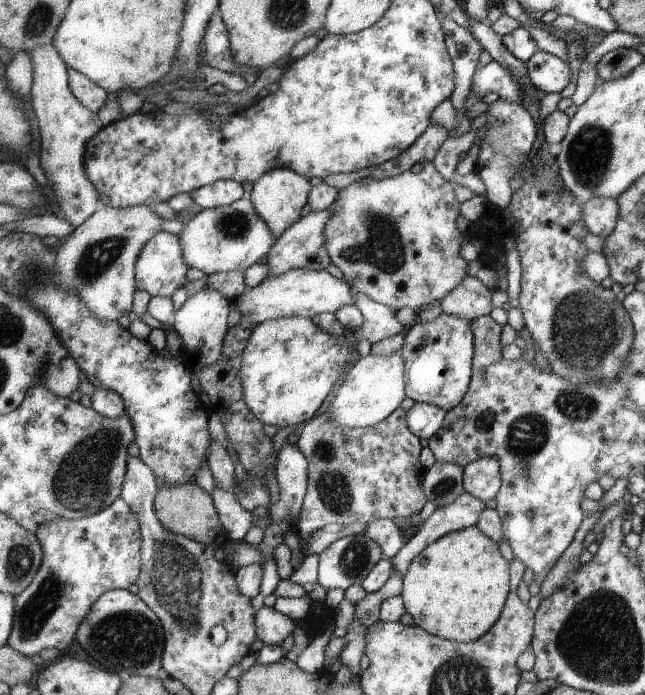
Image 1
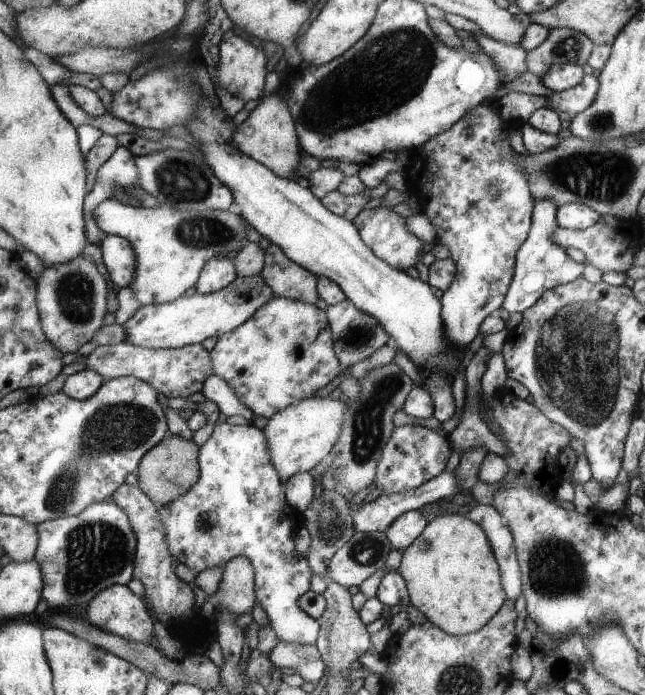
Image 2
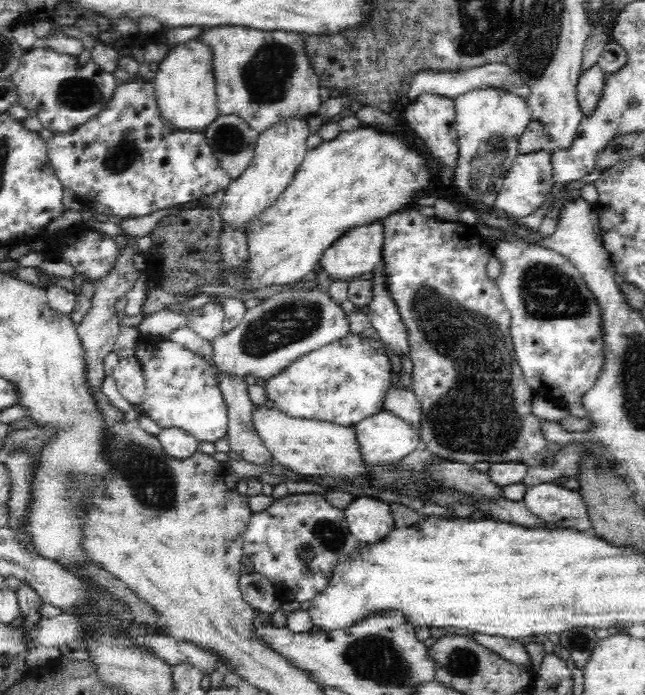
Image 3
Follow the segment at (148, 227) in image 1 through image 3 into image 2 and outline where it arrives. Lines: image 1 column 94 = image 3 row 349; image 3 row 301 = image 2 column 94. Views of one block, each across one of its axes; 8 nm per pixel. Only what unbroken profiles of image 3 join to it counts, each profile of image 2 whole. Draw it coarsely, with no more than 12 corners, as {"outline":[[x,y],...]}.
{"outline":[[88,256],[45,267],[44,331],[77,352],[102,327],[108,284]]}

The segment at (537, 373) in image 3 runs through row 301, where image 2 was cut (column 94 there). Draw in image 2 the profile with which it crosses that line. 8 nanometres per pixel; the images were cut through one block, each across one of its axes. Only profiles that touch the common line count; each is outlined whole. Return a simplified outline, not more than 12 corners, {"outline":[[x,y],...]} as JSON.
{"outline":[[111,500],[39,525],[50,609],[134,579],[138,538]]}

